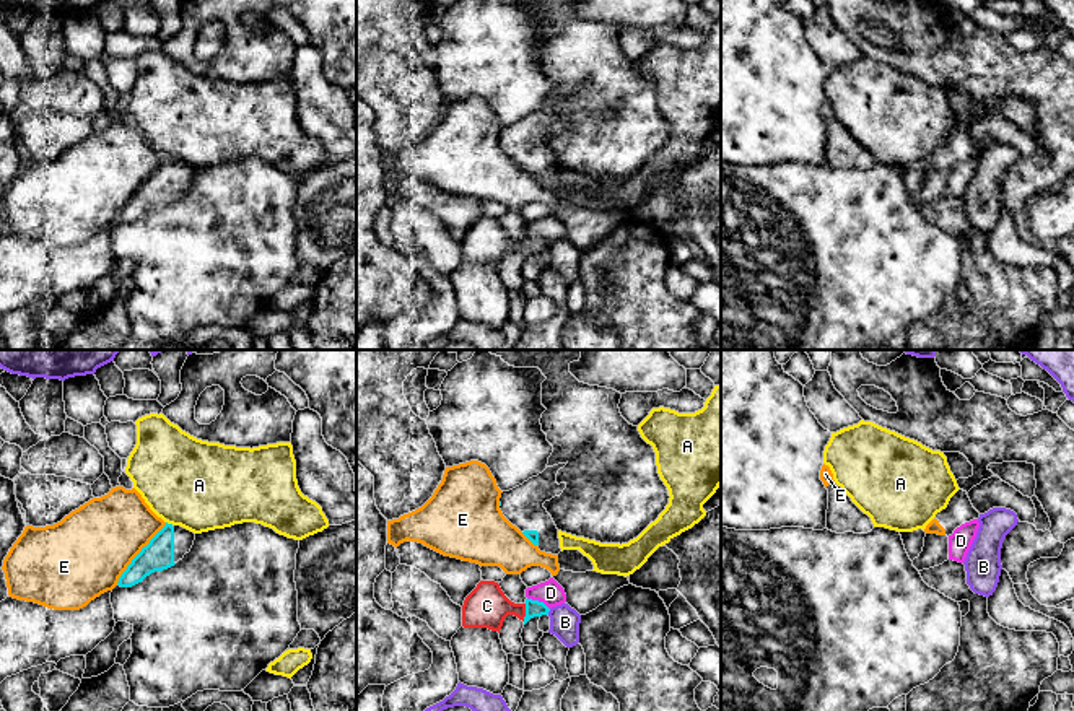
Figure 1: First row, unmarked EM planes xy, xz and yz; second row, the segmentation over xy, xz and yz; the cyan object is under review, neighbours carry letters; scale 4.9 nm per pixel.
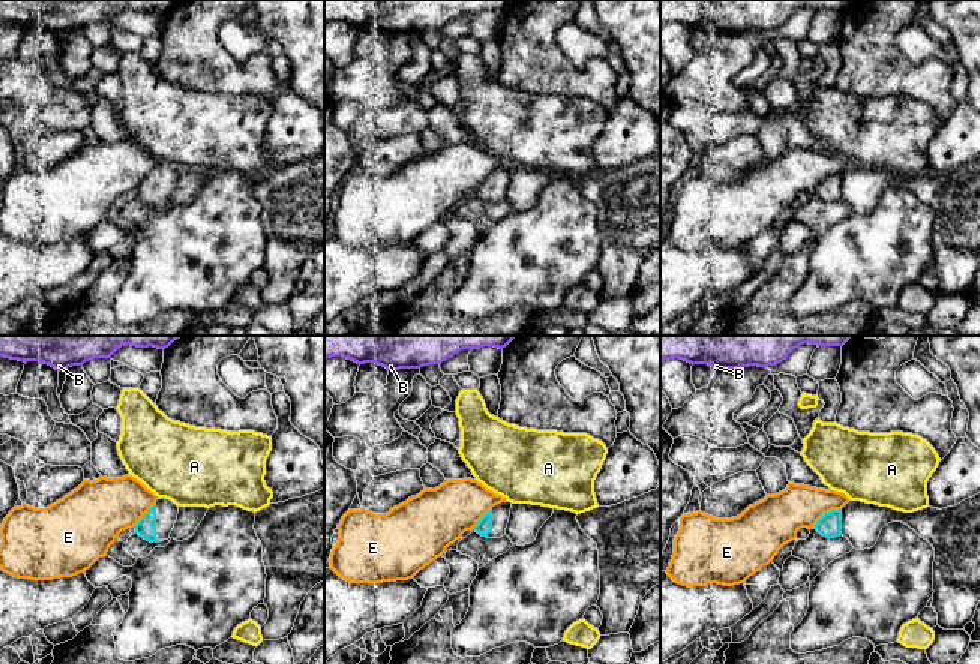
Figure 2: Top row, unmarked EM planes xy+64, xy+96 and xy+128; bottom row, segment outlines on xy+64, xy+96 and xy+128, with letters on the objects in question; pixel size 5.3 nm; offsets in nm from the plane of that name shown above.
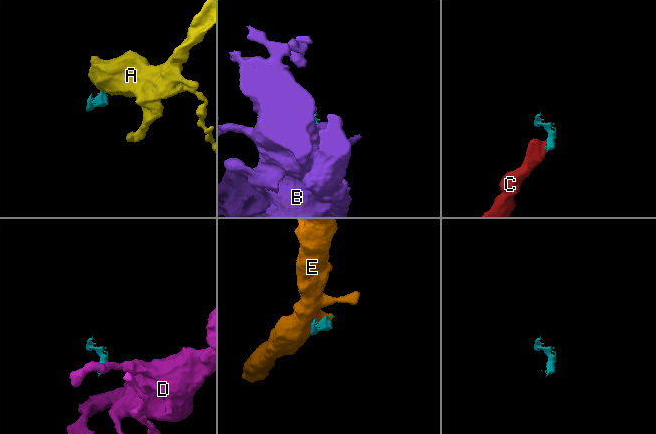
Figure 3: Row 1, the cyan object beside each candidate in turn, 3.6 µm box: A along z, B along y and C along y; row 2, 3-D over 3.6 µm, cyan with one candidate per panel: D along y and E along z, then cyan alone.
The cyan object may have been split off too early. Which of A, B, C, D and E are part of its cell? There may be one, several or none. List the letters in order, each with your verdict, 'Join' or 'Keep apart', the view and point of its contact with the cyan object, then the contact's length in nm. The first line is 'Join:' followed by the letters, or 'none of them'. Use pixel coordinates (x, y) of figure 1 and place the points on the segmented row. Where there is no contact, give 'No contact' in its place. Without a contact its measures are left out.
Join: C
A: Keep apart. Touches cyan at xy (170, 524). Shared border 40 nm
B: Keep apart. Touches cyan at xz (549, 610). Shared border 40 nm
C: Join. Touches cyan at xz (526, 612). Shared border 90 nm
D: Keep apart. Touches cyan at xz (537, 601). Shared border 130 nm
E: Keep apart. Touches cyan at xy (139, 553). Shared border 400 nm

